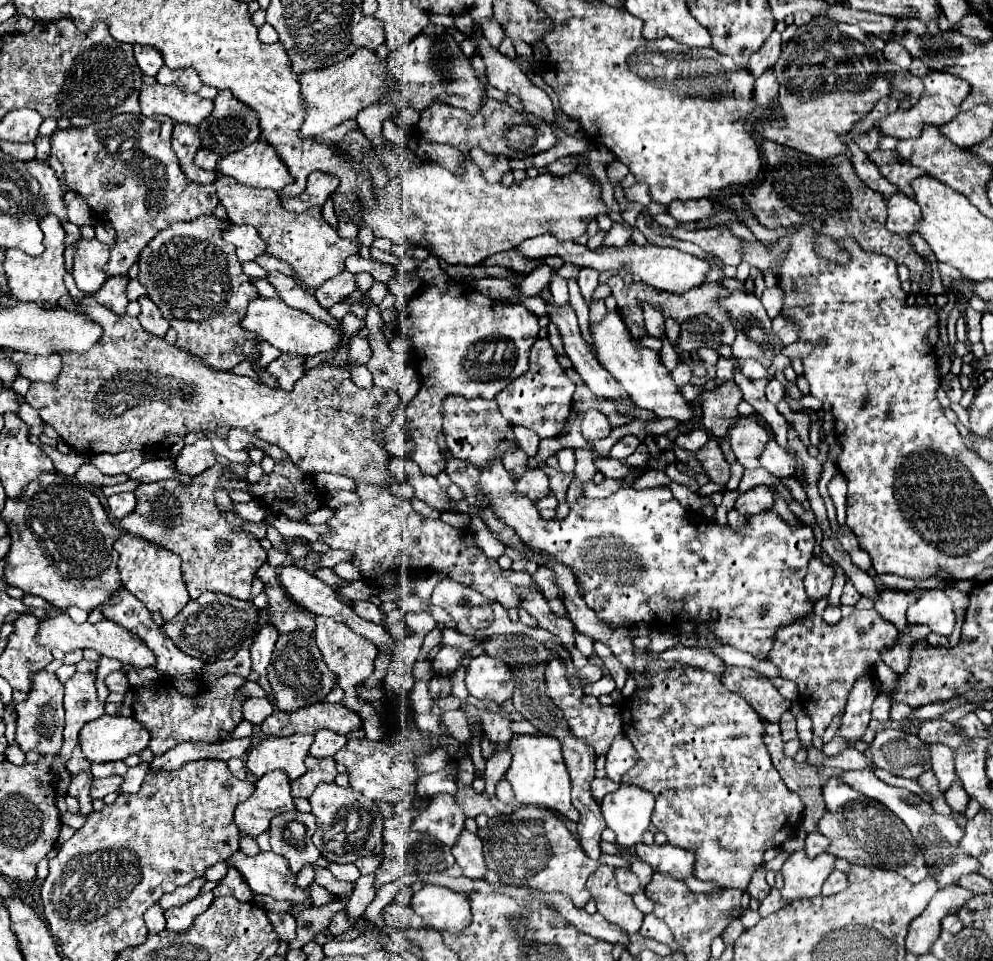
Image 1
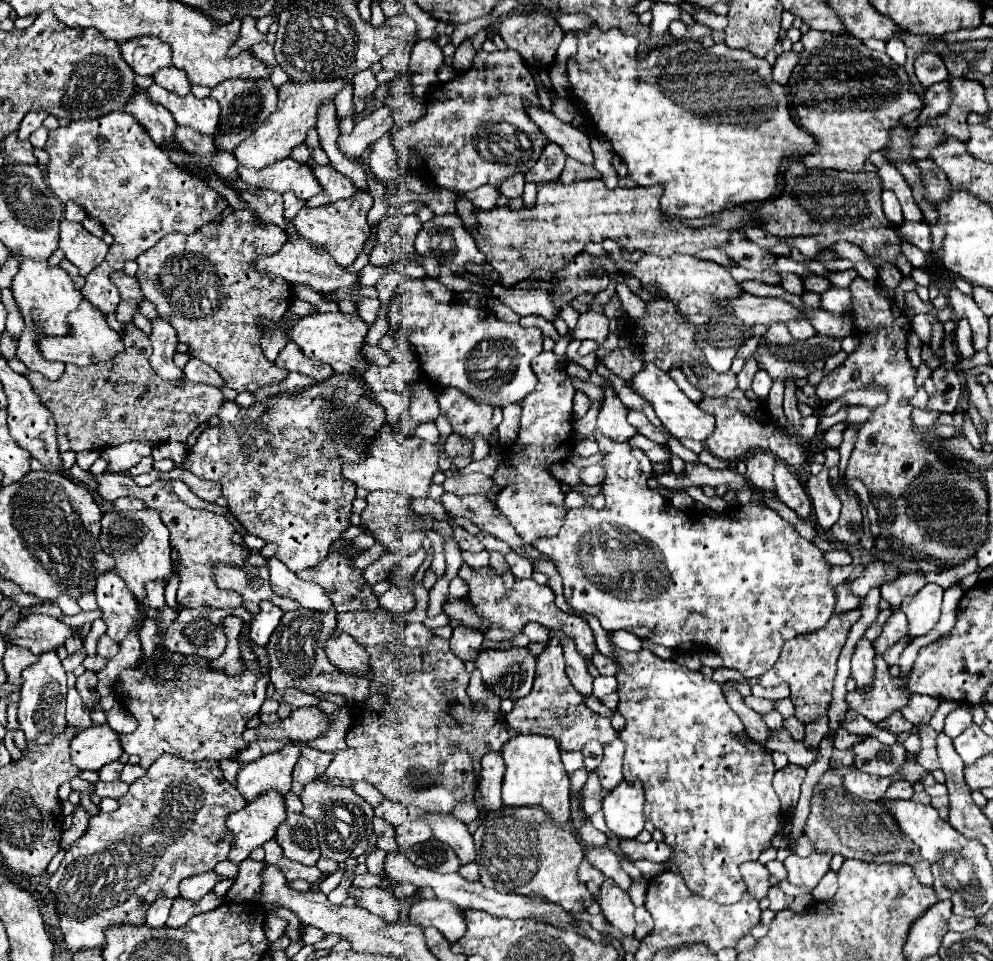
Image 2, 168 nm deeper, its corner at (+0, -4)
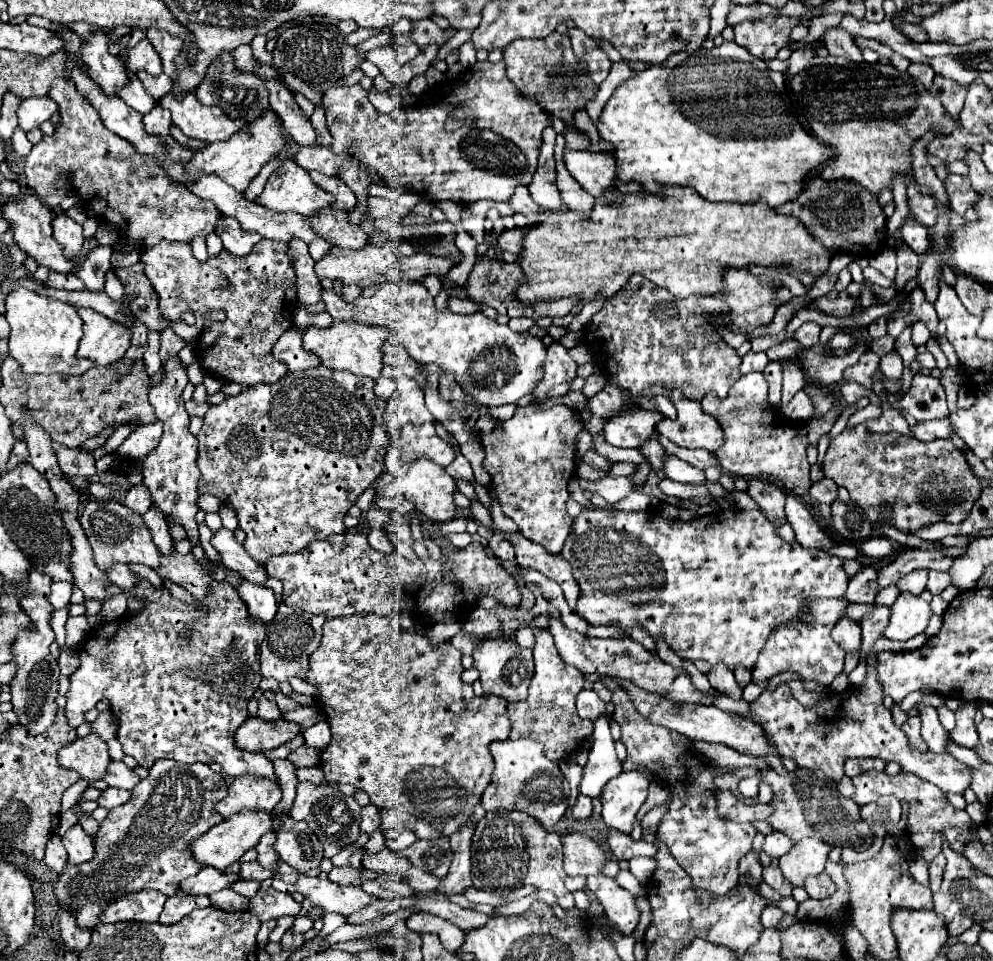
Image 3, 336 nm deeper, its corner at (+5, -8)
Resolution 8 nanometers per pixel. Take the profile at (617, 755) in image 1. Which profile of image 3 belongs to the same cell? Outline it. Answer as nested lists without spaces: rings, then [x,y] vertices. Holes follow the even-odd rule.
[[[606,703],[606,711],[602,717],[594,721],[594,733],[592,733],[592,749],[588,755],[588,763],[584,767],[580,793],[588,797],[598,797],[602,793],[602,787],[622,773],[622,763],[616,757],[614,751],[614,739],[610,735],[608,719],[614,712],[614,704]]]

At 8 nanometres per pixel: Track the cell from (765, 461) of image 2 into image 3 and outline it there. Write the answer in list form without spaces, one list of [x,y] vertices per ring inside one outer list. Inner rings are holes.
[[[748,479],[748,491],[752,499],[758,501],[768,519],[784,519],[784,491],[776,487],[774,481]]]

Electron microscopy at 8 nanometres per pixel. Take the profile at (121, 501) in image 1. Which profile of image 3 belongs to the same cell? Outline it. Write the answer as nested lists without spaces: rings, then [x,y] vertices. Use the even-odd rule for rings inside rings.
[[[136,485],[128,491],[126,499],[124,499],[124,505],[132,511],[136,511],[138,515],[144,515],[150,507],[152,507],[152,499],[150,499],[150,491],[146,485]]]

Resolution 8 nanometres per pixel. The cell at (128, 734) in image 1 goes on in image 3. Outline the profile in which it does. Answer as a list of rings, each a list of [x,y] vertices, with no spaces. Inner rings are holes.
[[[90,733],[88,737],[76,739],[68,743],[68,747],[62,747],[58,751],[58,761],[62,767],[80,773],[80,777],[86,781],[102,779],[110,763],[108,745],[106,741]]]

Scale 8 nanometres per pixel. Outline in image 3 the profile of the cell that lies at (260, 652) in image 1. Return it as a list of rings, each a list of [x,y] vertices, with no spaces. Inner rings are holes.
[[[242,581],[238,585],[238,595],[240,595],[240,599],[244,599],[244,603],[248,607],[250,621],[268,625],[278,611],[278,603],[274,599],[274,593],[268,587],[260,587],[260,585]]]

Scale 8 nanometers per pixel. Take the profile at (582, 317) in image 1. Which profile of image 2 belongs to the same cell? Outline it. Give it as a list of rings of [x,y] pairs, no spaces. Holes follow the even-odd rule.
[[[603,387],[605,389],[605,403],[599,411],[599,417],[597,417],[597,427],[601,429],[603,435],[611,437],[613,441],[629,441],[637,429],[627,421],[627,413],[629,413],[629,407],[625,407],[619,397],[613,395],[611,387]]]

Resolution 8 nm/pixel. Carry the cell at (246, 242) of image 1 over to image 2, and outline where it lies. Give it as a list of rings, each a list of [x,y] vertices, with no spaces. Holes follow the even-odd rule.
[[[297,239],[297,241],[287,241],[285,247],[271,257],[265,259],[257,259],[257,263],[253,263],[259,271],[269,271],[275,275],[281,275],[285,281],[289,281],[291,285],[299,285],[305,283],[309,287],[313,287],[315,291],[321,293],[329,293],[329,291],[337,291],[341,287],[351,287],[355,283],[359,283],[359,273],[351,273],[345,267],[337,265],[335,259],[327,253],[325,247],[315,247],[309,239]]]

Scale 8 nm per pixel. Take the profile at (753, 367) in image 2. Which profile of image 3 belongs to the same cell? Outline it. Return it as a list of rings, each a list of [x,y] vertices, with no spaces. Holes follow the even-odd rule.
[[[746,353],[744,359],[742,359],[742,365],[740,365],[740,373],[750,373],[750,371],[762,371],[764,367],[768,365],[768,357],[766,353]]]

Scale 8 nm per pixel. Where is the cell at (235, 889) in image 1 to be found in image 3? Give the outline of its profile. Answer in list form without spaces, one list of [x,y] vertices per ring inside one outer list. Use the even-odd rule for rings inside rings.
[[[252,861],[252,863],[242,863],[240,877],[244,881],[264,881],[264,879],[272,877],[272,873],[268,869],[264,869],[258,861]]]

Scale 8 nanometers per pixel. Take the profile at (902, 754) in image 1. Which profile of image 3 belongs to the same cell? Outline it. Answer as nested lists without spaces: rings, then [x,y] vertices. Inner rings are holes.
[[[846,759],[844,773],[848,777],[856,777],[866,771],[884,771],[886,763],[882,759]]]

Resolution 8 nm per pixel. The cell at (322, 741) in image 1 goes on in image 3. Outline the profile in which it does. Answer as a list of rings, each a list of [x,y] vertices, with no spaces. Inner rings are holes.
[[[320,721],[312,727],[308,727],[304,733],[302,733],[304,741],[306,741],[306,747],[314,747],[314,749],[326,749],[328,743],[332,741],[332,735],[330,735],[330,727],[326,721]]]

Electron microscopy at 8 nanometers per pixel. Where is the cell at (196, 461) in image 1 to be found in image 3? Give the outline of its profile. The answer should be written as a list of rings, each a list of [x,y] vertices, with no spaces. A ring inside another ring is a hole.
[[[318,365],[318,367],[308,369],[308,371],[286,373],[274,385],[252,385],[252,387],[246,387],[240,395],[226,397],[226,401],[222,401],[220,405],[212,405],[208,409],[208,413],[204,415],[204,427],[198,433],[198,443],[200,443],[198,467],[200,467],[200,473],[202,473],[202,477],[200,477],[200,493],[210,493],[210,495],[222,499],[224,503],[228,503],[228,505],[232,505],[236,509],[236,515],[238,515],[238,521],[240,521],[240,529],[246,533],[244,549],[246,549],[246,553],[252,559],[256,559],[260,563],[266,563],[274,555],[296,553],[296,551],[302,551],[304,547],[308,547],[310,541],[328,539],[330,535],[346,531],[344,515],[354,505],[356,497],[374,483],[376,475],[380,475],[380,471],[384,467],[386,447],[388,447],[388,435],[386,435],[386,429],[384,429],[384,417],[382,417],[384,409],[386,409],[386,401],[378,399],[372,389],[374,389],[374,381],[372,379],[356,377],[356,375],[346,373],[346,371],[332,371],[332,369],[324,367],[324,365]]]

